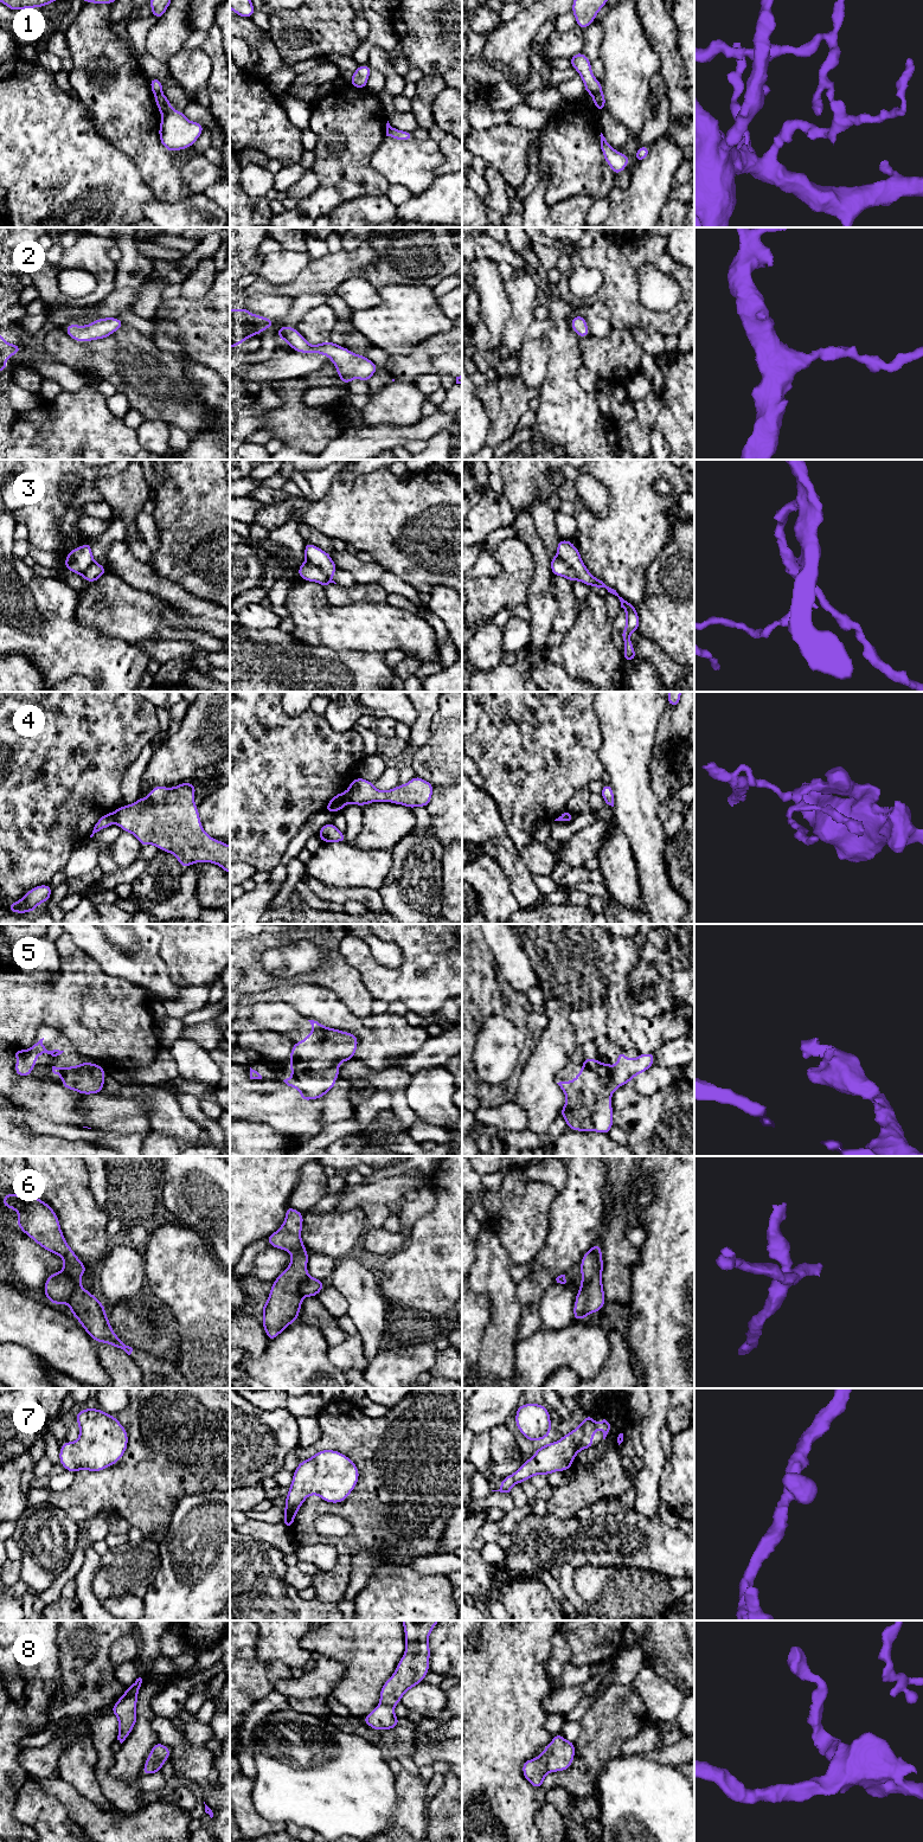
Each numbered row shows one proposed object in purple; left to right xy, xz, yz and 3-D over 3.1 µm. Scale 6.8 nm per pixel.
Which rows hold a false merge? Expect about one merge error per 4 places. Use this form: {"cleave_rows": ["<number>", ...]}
{"cleave_rows": ["1", "3", "4", "6"]}

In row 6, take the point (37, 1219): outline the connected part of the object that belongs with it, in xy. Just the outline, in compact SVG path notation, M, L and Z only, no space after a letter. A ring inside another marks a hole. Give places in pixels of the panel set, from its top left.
M6 1194L2 1200L6 1208L13 1208L19 1218L18 1227L39 1246L64 1259L62 1272L75 1282L75 1289L66 1304L73 1317L95 1342L108 1343L124 1350L128 1355L133 1348L124 1344L114 1333L105 1314L105 1307L81 1284L88 1267L66 1244L60 1230L57 1213L39 1196L25 1198L20 1194Z

